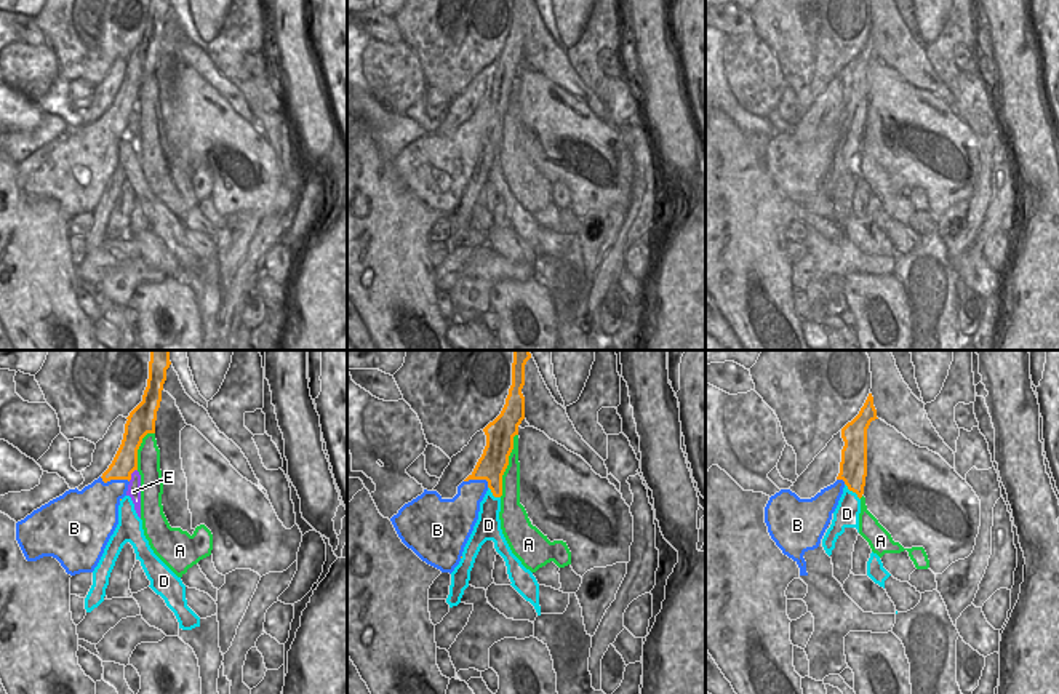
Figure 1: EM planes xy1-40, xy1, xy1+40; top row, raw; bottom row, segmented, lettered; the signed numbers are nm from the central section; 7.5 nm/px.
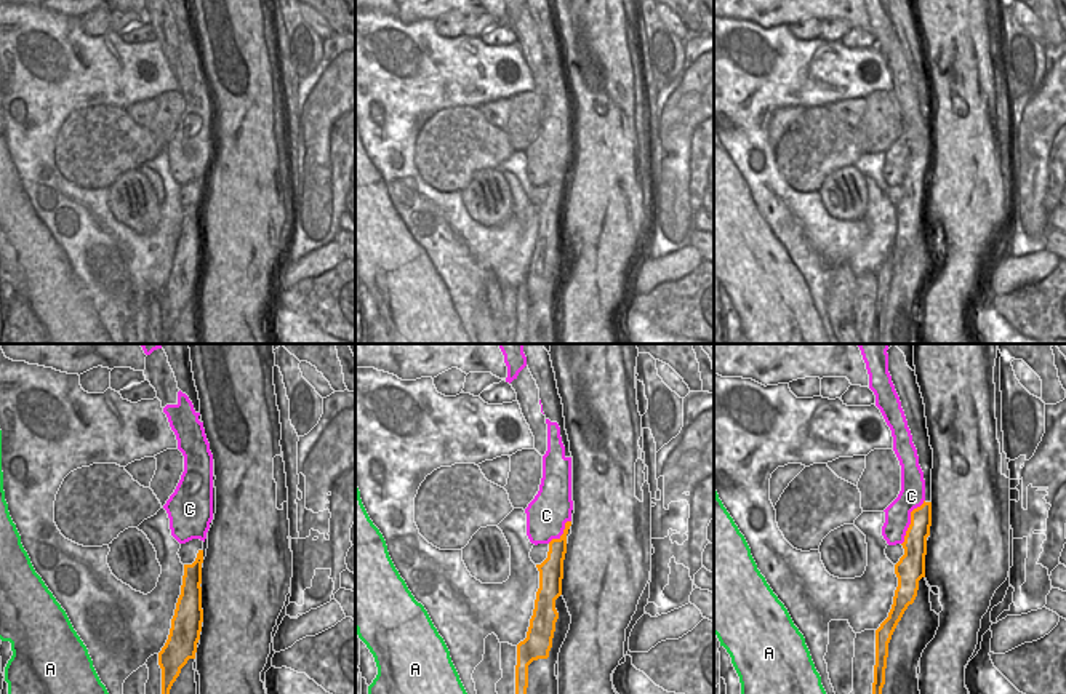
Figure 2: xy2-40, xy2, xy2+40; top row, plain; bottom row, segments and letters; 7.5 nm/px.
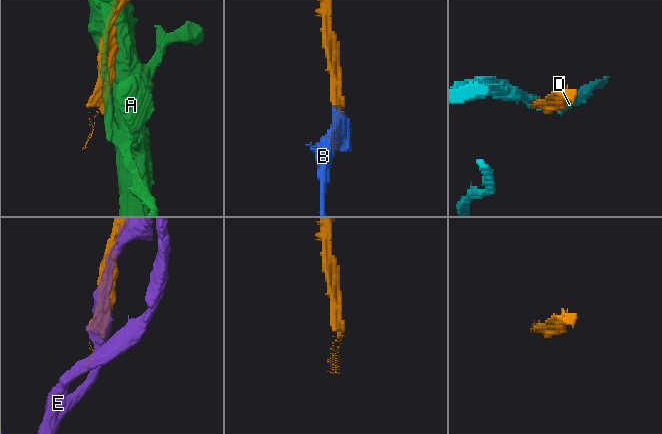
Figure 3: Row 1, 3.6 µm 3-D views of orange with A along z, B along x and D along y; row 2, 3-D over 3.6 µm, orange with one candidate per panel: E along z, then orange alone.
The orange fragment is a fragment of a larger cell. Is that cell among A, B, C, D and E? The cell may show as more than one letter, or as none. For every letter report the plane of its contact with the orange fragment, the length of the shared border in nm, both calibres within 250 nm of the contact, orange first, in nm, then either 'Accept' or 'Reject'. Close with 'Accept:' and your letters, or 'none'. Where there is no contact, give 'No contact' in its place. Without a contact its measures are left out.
A: Touches orange in xy1. Shared border 500 nm. Thickness 220 nm (orange) against 140 nm. Reject
B: Touches orange in xy1-40. Shared border 240 nm. Thickness 190 nm (orange) against 340 nm. Accept
C: Touches orange in xy2+40. Shared border 380 nm. Thickness 170 nm (orange) against 190 nm. Reject
D: Touches orange in xy1+40. Shared border 170 nm. Thickness 220 nm (orange) against 190 nm. Reject
E: Touches orange in xy1-40. Shared border 120 nm. Thickness 190 nm (orange) against 100 nm. Reject
Accept: B

